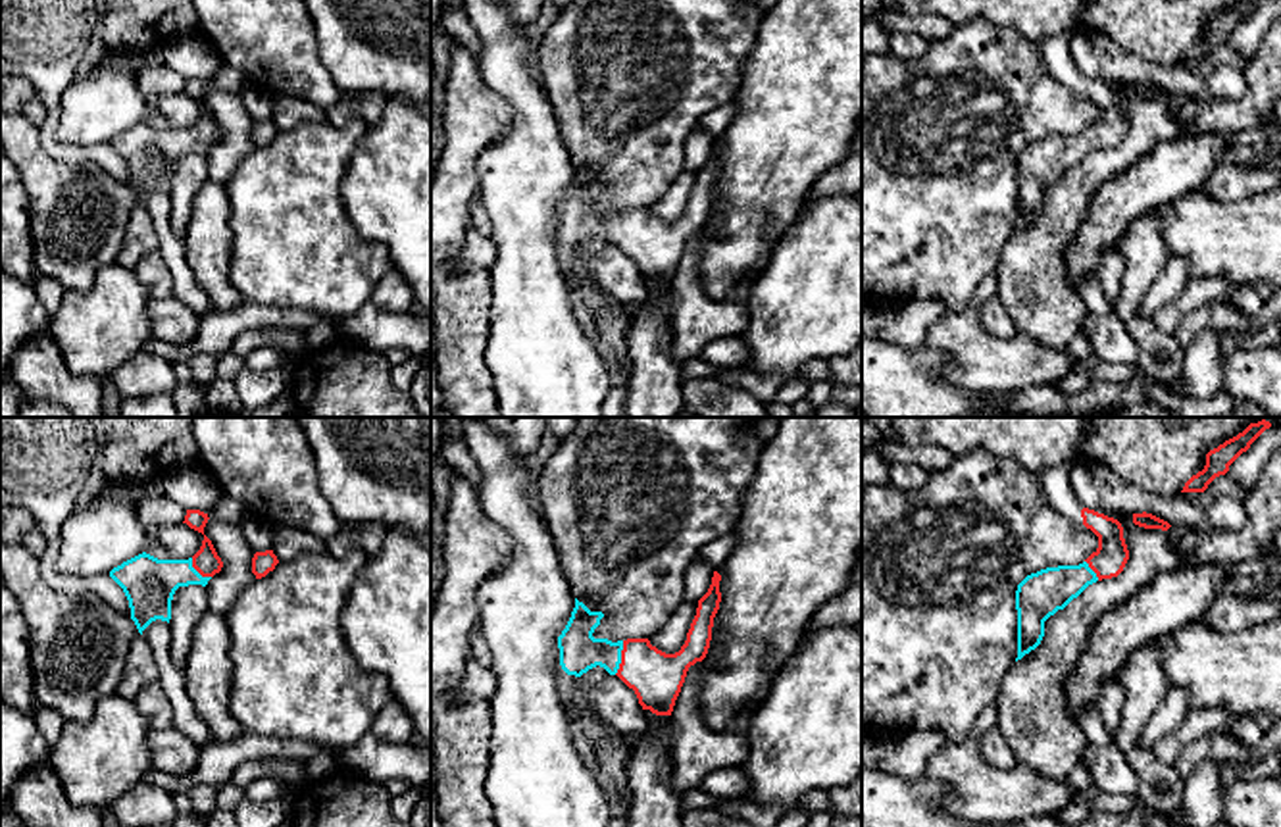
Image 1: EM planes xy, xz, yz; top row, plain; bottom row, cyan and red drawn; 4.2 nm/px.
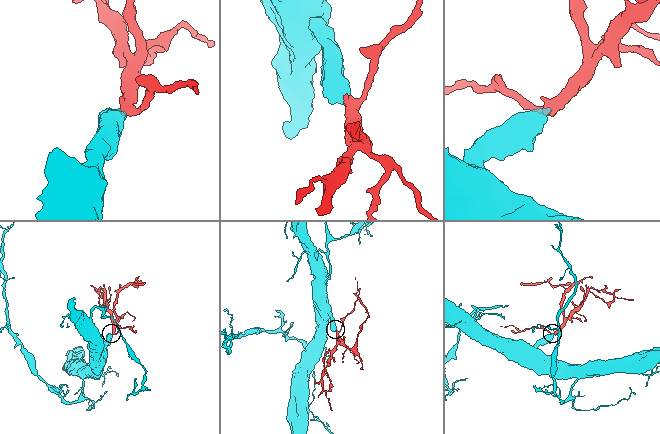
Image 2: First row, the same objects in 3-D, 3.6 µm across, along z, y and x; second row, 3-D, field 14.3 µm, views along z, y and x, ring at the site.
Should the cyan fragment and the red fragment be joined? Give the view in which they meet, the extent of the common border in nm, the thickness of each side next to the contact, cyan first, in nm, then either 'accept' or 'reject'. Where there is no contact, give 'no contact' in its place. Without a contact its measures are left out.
xz | 150 nm | 170/220 nm | accept

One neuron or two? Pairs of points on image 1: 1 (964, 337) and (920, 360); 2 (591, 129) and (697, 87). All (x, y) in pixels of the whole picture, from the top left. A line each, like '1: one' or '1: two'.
1: two
2: one

